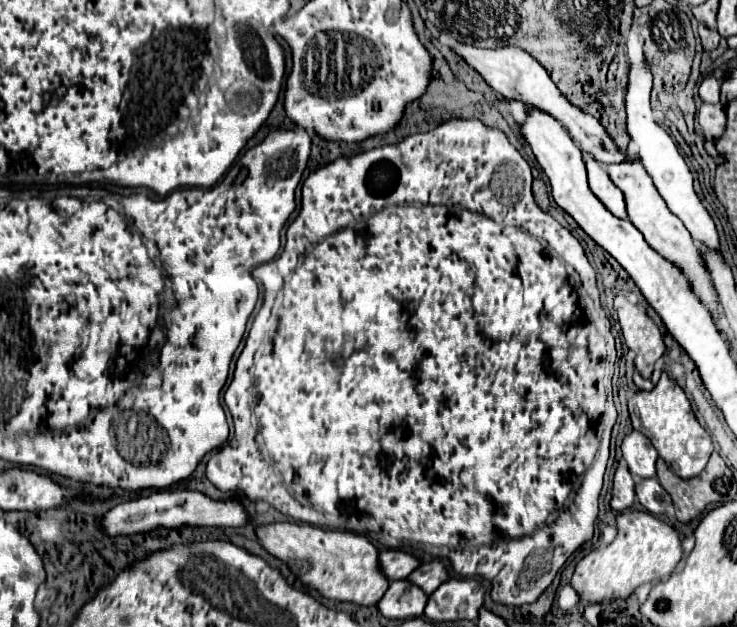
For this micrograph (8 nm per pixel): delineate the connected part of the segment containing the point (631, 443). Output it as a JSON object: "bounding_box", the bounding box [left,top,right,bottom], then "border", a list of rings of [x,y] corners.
{"bounding_box":[621,430,657,480],"border":[[[633,430],[623,438],[621,444],[623,458],[629,466],[629,472],[641,480],[641,478],[653,478],[655,476],[655,460],[657,460],[657,450],[653,444],[643,436],[641,432]]]}

